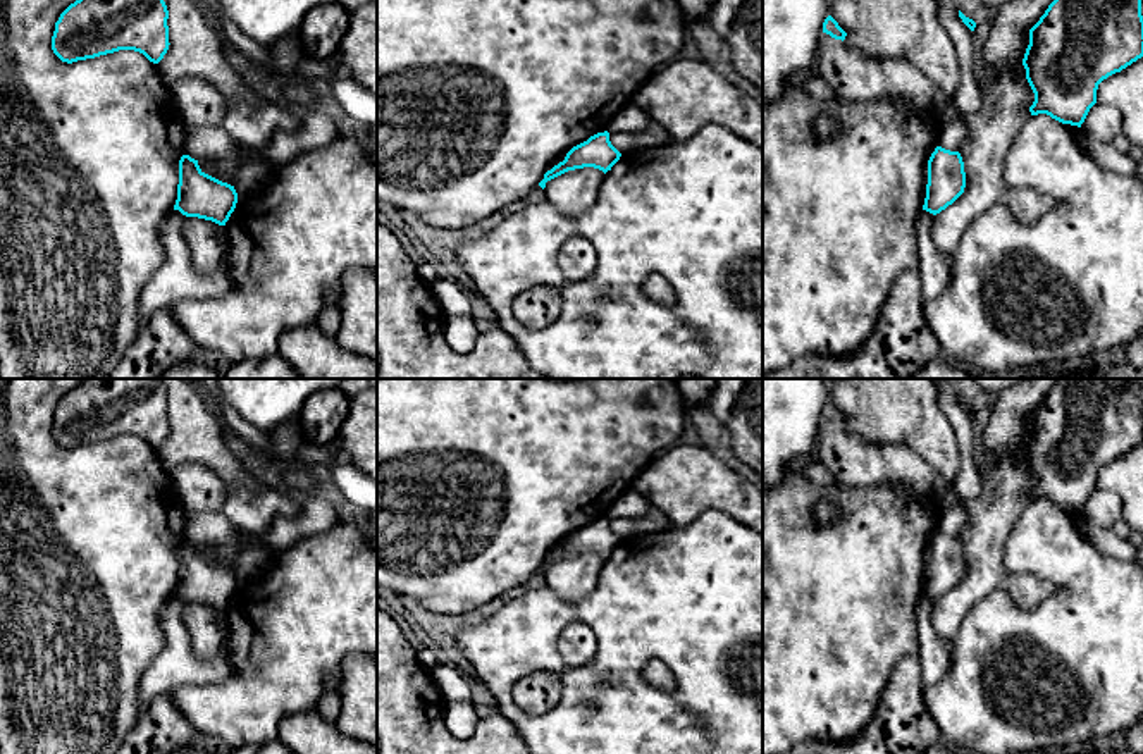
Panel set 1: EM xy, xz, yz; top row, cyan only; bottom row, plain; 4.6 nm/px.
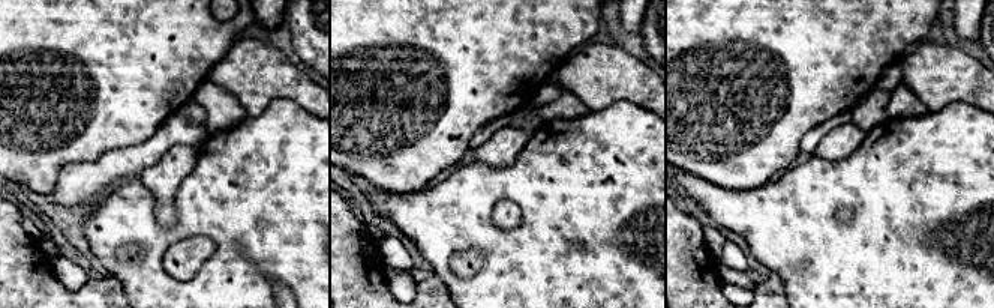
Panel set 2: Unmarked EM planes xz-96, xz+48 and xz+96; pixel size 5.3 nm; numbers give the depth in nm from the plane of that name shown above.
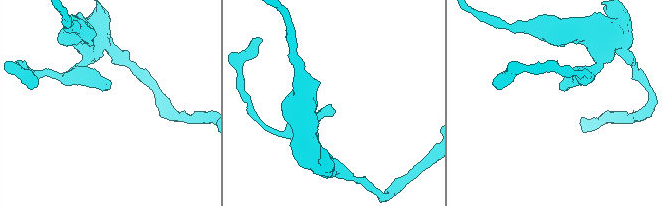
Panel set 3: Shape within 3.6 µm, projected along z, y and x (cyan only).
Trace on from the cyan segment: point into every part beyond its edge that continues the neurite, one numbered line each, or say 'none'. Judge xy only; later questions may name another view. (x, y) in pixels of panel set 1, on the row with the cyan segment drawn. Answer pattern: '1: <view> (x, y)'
none

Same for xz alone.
none

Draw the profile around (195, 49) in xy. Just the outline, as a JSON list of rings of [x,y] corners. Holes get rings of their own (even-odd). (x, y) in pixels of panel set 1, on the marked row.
[[[200,0],[164,2],[169,10],[170,45],[157,69],[167,86],[189,76],[210,83],[226,100],[222,127],[246,150],[262,150],[277,131],[300,127],[300,115],[272,107],[229,65],[220,36],[200,10]]]

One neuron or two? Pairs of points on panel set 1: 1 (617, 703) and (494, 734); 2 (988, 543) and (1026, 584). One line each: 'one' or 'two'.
1: two
2: one

